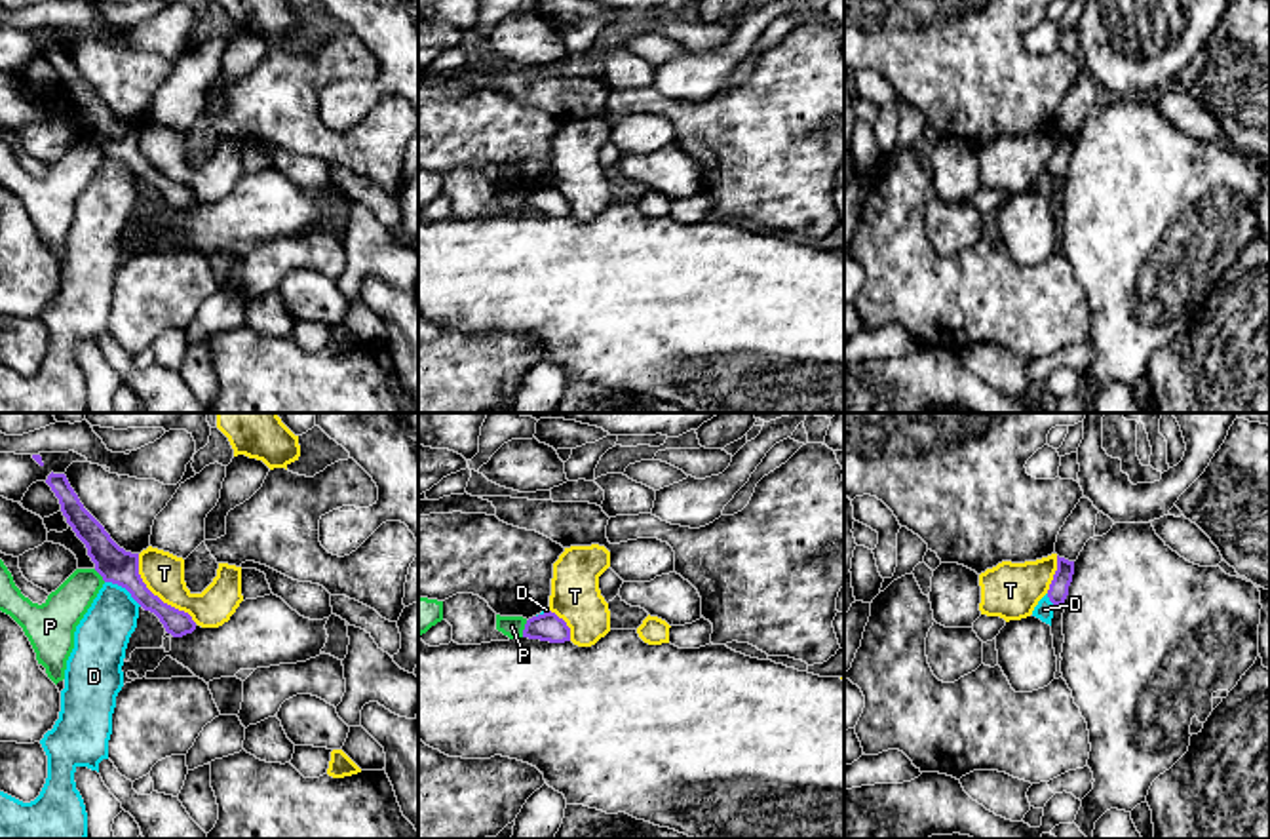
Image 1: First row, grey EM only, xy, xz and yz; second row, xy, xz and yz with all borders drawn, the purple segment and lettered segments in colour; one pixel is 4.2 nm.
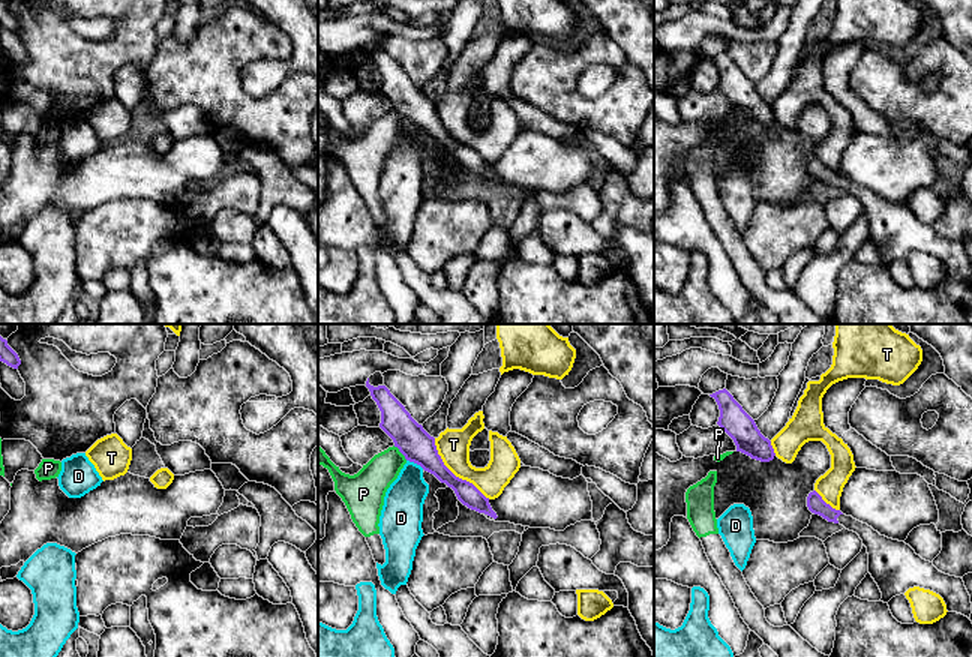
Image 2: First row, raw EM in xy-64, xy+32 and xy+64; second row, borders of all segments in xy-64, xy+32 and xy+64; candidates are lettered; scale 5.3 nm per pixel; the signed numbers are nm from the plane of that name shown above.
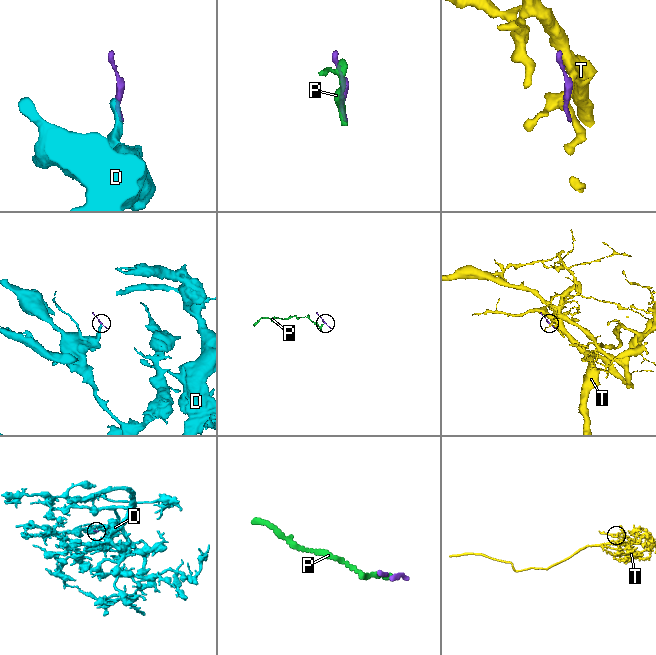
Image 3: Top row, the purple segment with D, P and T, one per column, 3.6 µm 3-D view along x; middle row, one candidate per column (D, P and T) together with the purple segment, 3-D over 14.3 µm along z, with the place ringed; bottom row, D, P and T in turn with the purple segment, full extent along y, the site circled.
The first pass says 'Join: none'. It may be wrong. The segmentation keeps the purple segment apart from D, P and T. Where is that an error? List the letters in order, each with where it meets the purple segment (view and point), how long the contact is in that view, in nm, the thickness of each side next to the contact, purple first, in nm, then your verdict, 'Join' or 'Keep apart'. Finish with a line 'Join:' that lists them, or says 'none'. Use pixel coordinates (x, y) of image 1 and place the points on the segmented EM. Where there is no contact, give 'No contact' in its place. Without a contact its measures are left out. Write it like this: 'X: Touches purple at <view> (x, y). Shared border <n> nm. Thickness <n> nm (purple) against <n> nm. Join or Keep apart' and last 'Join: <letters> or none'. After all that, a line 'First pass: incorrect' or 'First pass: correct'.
D: Touches purple at xy (124, 586). Shared border 190 nm. Thickness 150 nm (purple) against 220 nm. Keep apart
P: Touches purple at xz (525, 628). Shared border 80 nm. Thickness 120 nm (purple) against 90 nm. Keep apart
T: Touches purple at xy (156, 596). Shared border 380 nm. Thickness 150 nm (purple) against 180 nm. Keep apart
Join: none
First pass: correct

